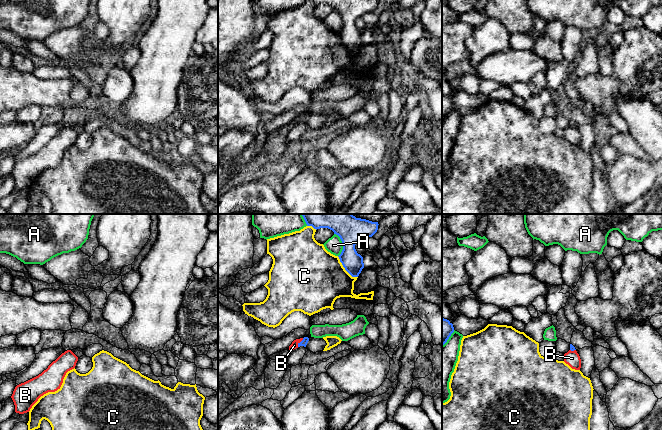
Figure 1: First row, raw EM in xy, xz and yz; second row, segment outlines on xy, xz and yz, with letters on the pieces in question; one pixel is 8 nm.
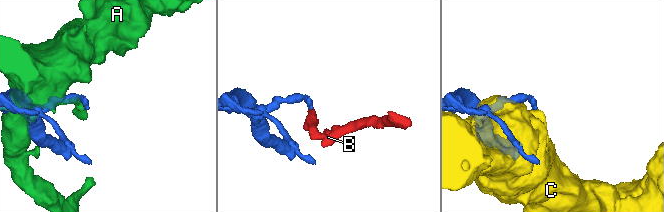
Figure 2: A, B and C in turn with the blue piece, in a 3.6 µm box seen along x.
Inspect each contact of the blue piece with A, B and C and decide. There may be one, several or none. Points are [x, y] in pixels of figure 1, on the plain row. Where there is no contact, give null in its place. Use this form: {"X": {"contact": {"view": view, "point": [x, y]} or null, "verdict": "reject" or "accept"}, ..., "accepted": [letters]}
{"A": {"contact": {"view": "xz", "point": [342, 20]}, "verdict": "reject"}, "B": {"contact": {"view": "xz", "point": [300, 118]}, "verdict": "reject"}, "C": {"contact": {"view": "xz", "point": [345, 45]}, "verdict": "reject"}, "accepted": []}

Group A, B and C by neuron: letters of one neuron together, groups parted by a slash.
A / B / C

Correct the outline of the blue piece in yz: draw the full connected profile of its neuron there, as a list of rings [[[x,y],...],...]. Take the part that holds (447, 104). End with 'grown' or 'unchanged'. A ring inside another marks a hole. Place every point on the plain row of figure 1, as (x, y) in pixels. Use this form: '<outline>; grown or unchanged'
[[[442,93],[442,121],[444,121],[454,108],[453,100]]]; unchanged

